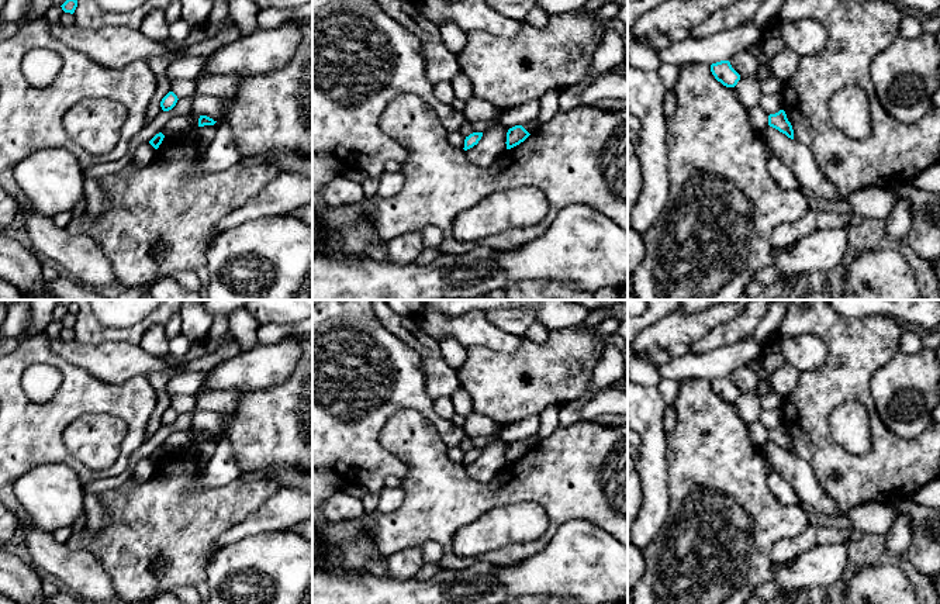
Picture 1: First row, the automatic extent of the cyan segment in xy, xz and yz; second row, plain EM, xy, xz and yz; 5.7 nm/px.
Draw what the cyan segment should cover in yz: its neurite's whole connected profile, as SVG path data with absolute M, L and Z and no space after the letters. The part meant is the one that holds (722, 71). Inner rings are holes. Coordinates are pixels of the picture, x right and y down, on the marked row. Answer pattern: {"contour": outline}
{"contour": "M729 61L712 63L711 72L726 87L735 87L740 80L740 75L732 68Z"}

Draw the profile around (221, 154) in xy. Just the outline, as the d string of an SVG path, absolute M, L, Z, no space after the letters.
M222 118L218 121L217 128L217 134L208 144L200 165L193 170L194 175L221 172L242 161L242 155L231 137L228 122Z

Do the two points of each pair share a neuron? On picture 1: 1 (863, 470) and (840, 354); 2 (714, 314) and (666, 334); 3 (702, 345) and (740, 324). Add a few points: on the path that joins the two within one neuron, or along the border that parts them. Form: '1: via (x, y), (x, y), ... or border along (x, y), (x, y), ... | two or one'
1: via (878, 441), (878, 428), (871, 407), (852, 383) | one
2: via (702, 323), (690, 328), (677, 328) | one
3: via (712, 341), (731, 332) | one

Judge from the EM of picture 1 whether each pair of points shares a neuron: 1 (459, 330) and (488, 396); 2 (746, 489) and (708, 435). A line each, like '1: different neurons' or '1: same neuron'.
1: different neurons
2: same neuron

